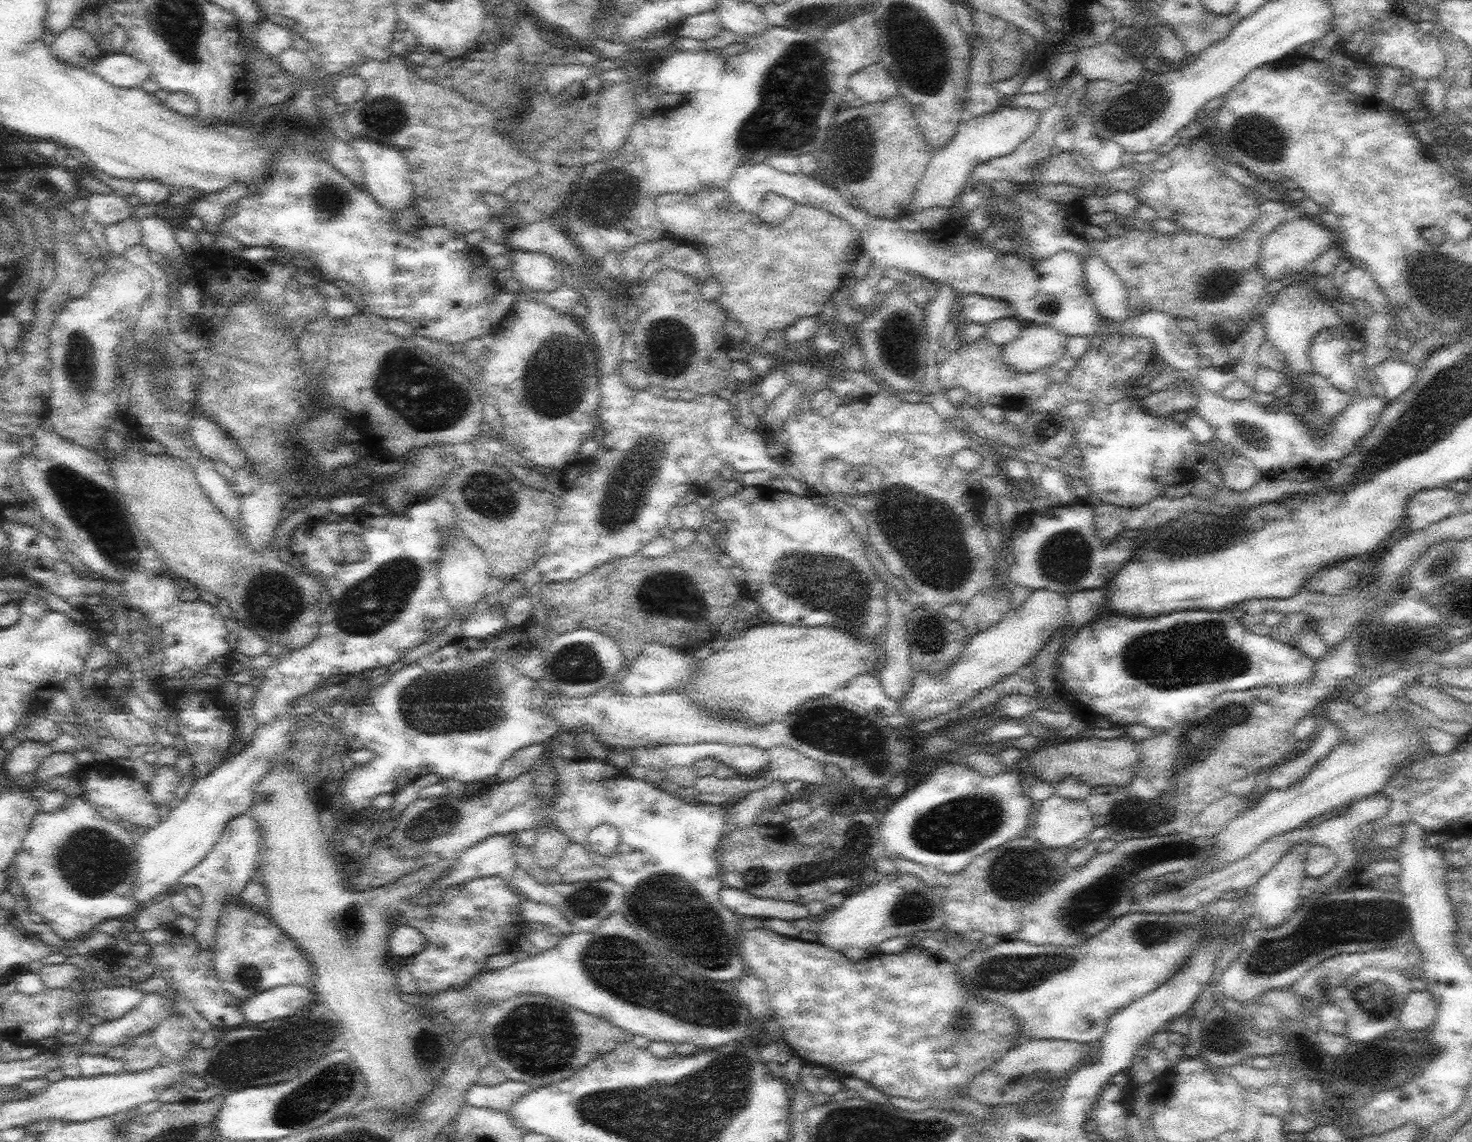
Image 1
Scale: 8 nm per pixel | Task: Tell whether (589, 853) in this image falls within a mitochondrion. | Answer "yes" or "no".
no

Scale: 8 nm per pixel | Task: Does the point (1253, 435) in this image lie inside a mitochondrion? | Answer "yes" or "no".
yes

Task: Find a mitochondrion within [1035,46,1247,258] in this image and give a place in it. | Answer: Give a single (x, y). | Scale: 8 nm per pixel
(1135, 111)

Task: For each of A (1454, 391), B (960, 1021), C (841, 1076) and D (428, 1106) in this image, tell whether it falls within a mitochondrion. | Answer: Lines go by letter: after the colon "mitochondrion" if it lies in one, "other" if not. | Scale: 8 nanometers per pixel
A: mitochondrion
B: mitochondrion
C: other
D: other

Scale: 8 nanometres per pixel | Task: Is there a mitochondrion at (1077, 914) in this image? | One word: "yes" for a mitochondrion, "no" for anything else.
yes

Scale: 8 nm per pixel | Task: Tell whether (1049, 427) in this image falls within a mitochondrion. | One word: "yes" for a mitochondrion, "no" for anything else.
yes

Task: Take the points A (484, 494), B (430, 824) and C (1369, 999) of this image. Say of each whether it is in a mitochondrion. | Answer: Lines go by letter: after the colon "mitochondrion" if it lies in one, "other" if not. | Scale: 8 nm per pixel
A: mitochondrion
B: mitochondrion
C: mitochondrion

